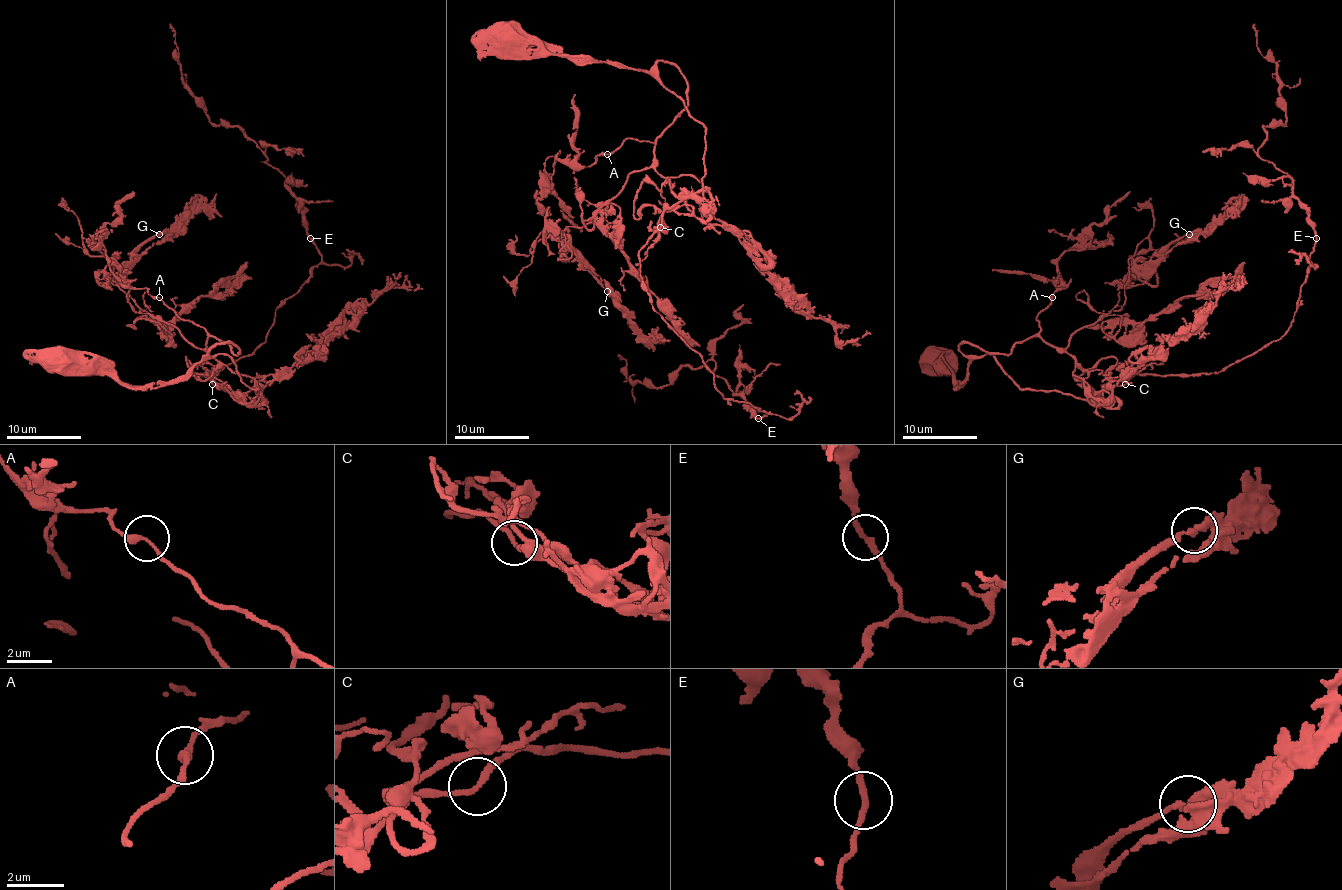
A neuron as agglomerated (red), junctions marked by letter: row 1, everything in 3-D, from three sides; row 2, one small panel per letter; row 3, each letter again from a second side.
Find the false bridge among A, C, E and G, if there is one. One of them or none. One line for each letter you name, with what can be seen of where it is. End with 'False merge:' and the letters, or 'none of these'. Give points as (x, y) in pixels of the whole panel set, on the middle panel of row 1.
False merge: none of these

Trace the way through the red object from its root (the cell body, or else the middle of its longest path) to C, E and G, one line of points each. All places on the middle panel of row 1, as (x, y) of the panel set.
C: (511, 37), (528, 50), (578, 63), (641, 68), (704, 128), (703, 186), (669, 206), (660, 227)
E: (511, 37), (641, 68), (704, 128), (703, 186), (639, 251), (641, 288), (723, 398), (770, 413), (758, 418)
G: (511, 37), (578, 63), (671, 63), (688, 85), (652, 163), (585, 225), (567, 227), (608, 292)

